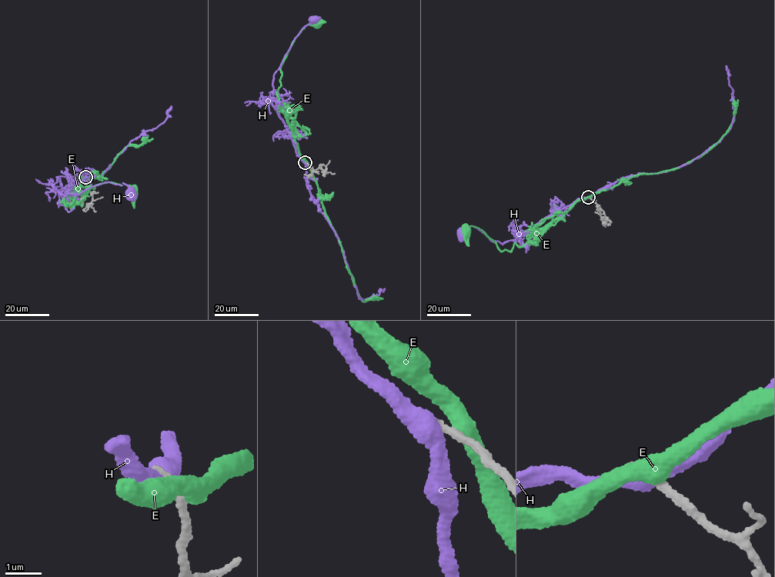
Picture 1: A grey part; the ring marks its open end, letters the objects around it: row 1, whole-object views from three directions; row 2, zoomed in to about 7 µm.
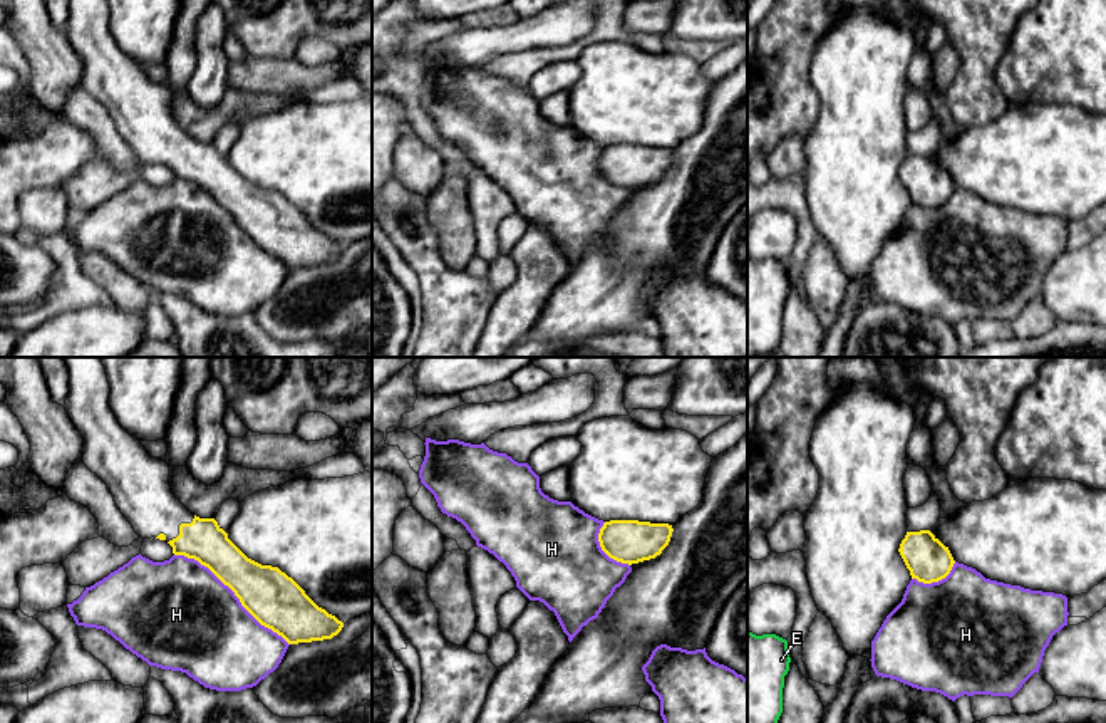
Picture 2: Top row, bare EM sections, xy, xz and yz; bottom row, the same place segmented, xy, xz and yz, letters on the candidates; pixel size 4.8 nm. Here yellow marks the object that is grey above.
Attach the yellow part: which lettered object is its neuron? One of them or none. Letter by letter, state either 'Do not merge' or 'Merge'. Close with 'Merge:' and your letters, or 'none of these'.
E: Do not merge
H: Do not merge
Merge: none of these

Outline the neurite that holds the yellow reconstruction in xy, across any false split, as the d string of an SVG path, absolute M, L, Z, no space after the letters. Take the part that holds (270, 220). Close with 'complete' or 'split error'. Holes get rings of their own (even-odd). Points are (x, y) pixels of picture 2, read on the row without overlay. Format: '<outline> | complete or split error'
M69 0L65 35L84 62L82 87L111 114L121 138L142 163L156 161L184 179L208 191L240 223L241 230L265 252L288 268L332 263L344 247L318 231L305 215L278 191L261 190L248 183L218 149L214 143L193 139L169 111L169 89L152 82L141 65L131 60L116 44L109 30L107 0Z | split error

